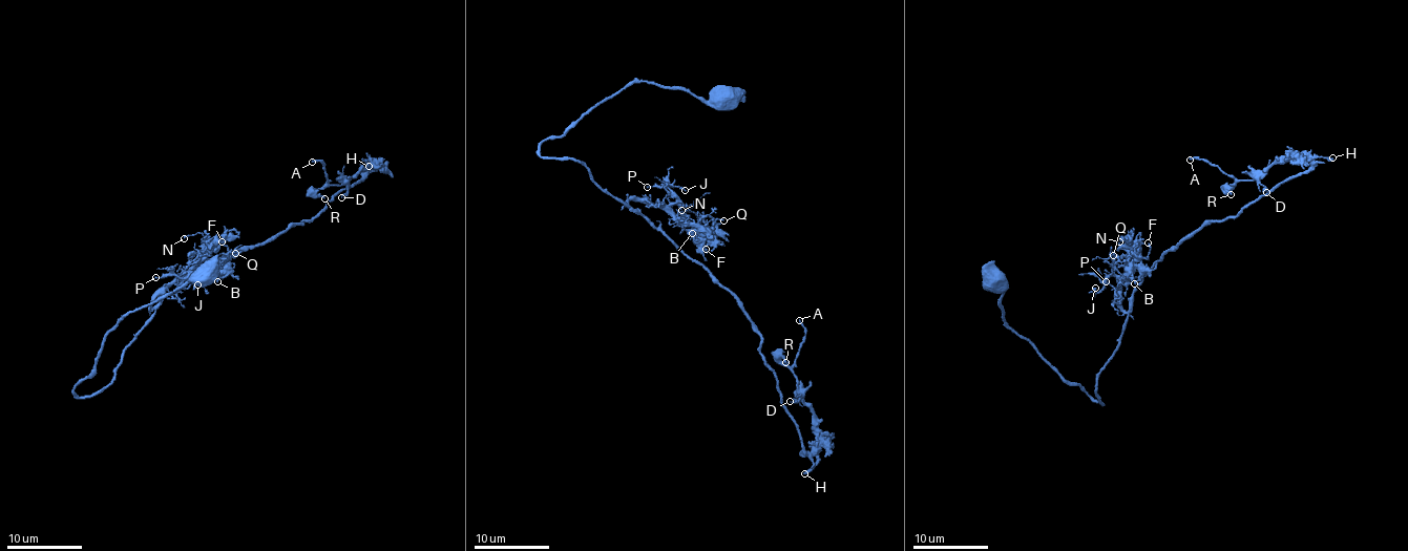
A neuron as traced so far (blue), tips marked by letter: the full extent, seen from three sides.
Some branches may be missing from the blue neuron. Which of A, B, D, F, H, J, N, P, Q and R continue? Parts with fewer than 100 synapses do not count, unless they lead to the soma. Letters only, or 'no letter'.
no letter

